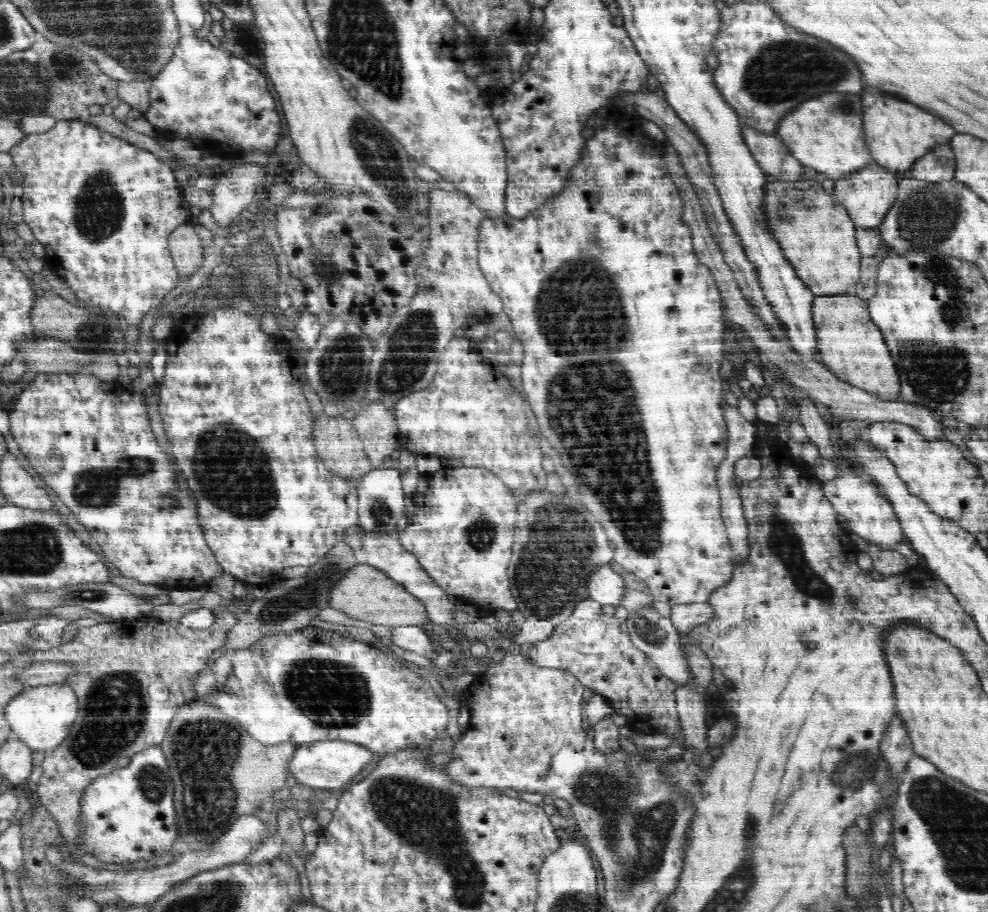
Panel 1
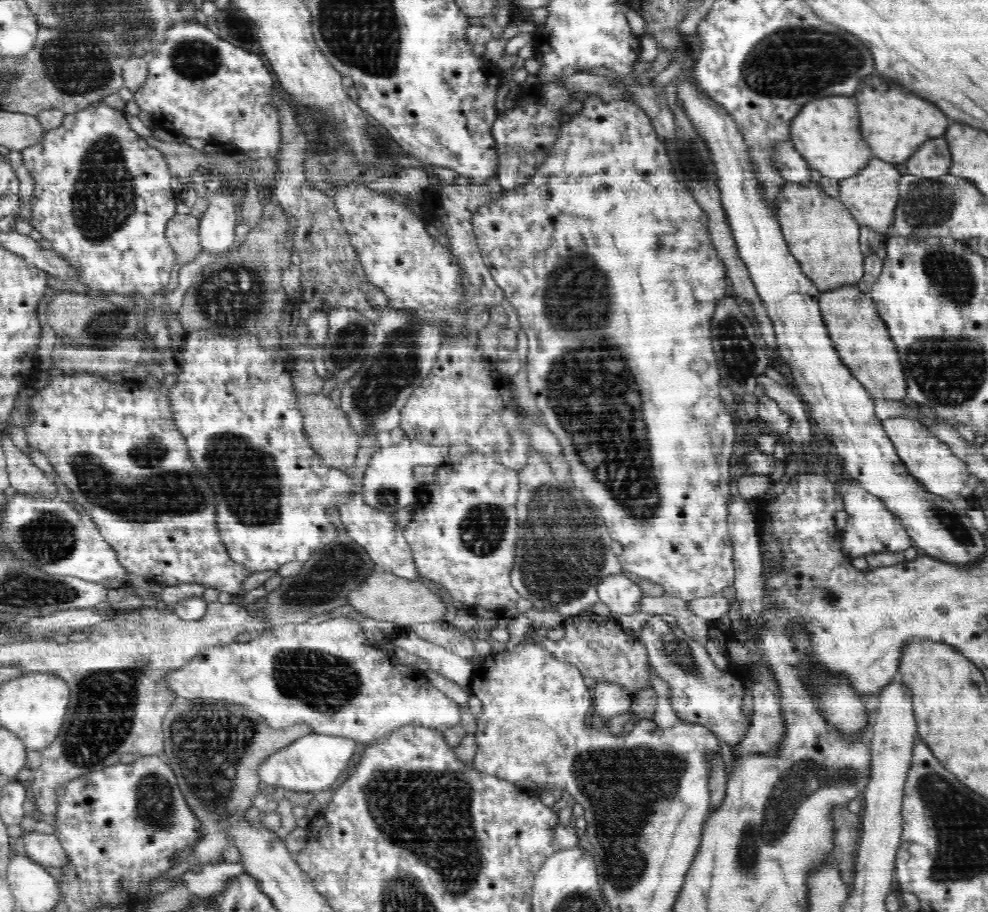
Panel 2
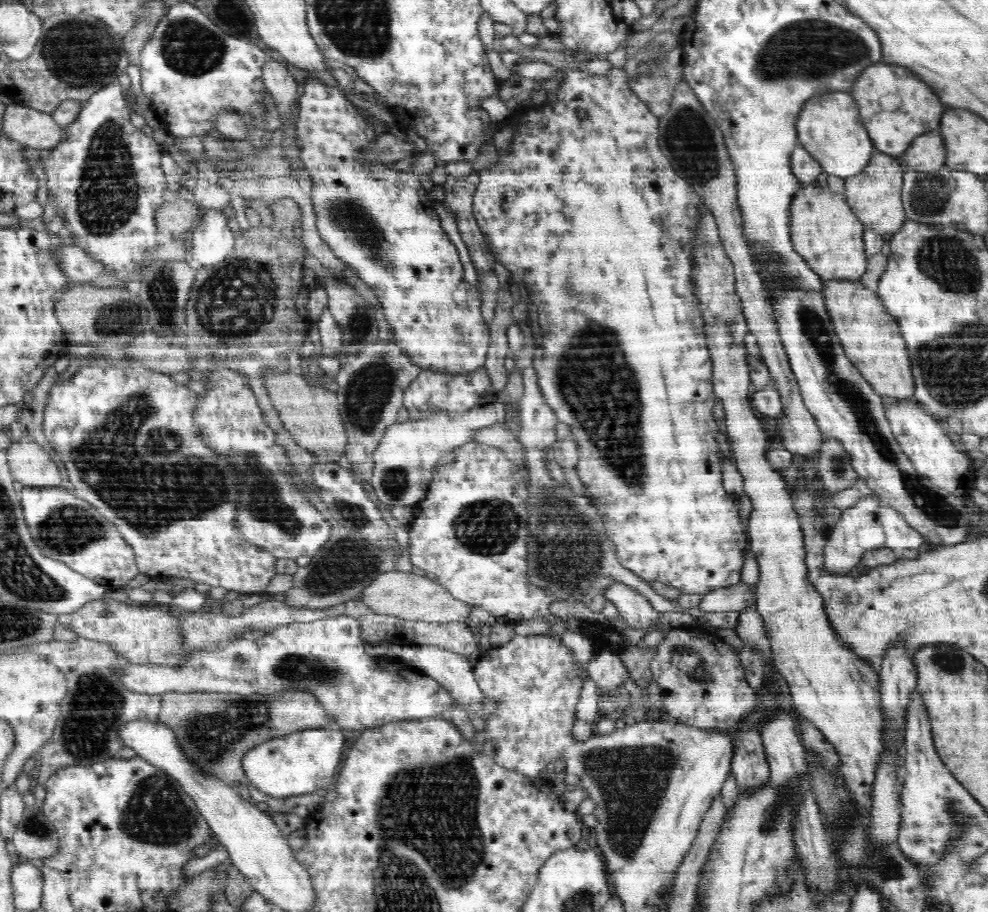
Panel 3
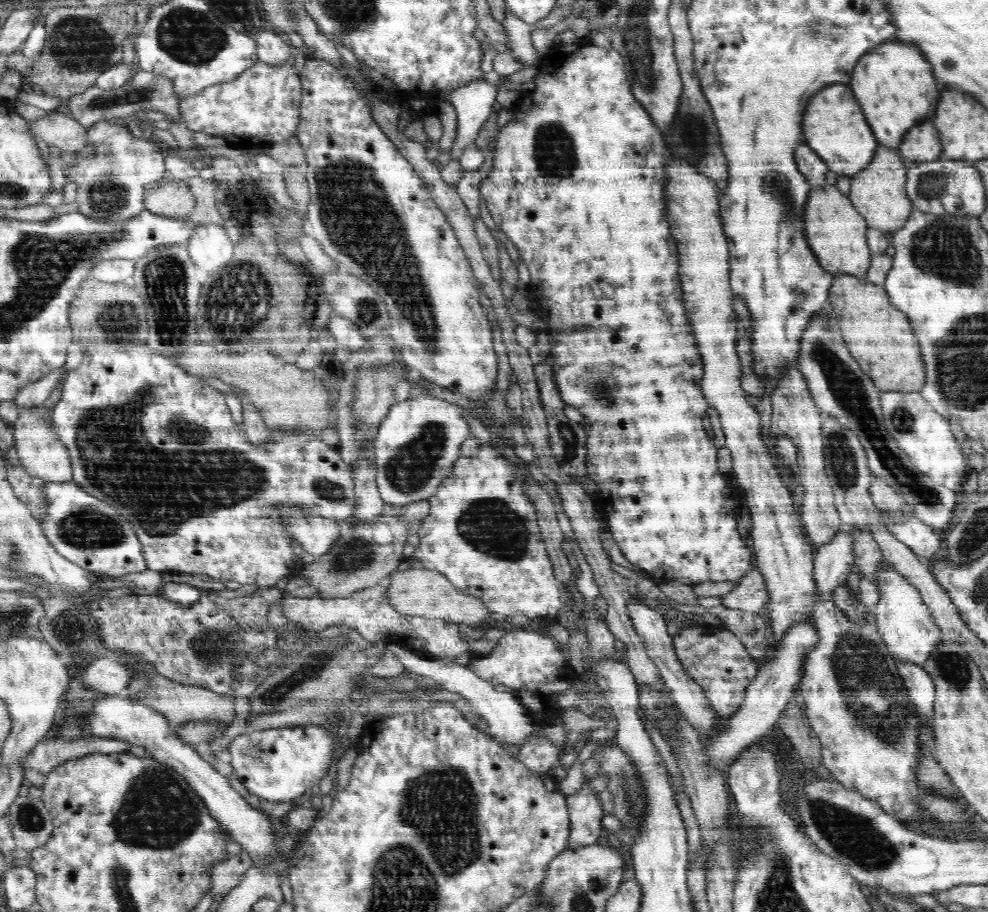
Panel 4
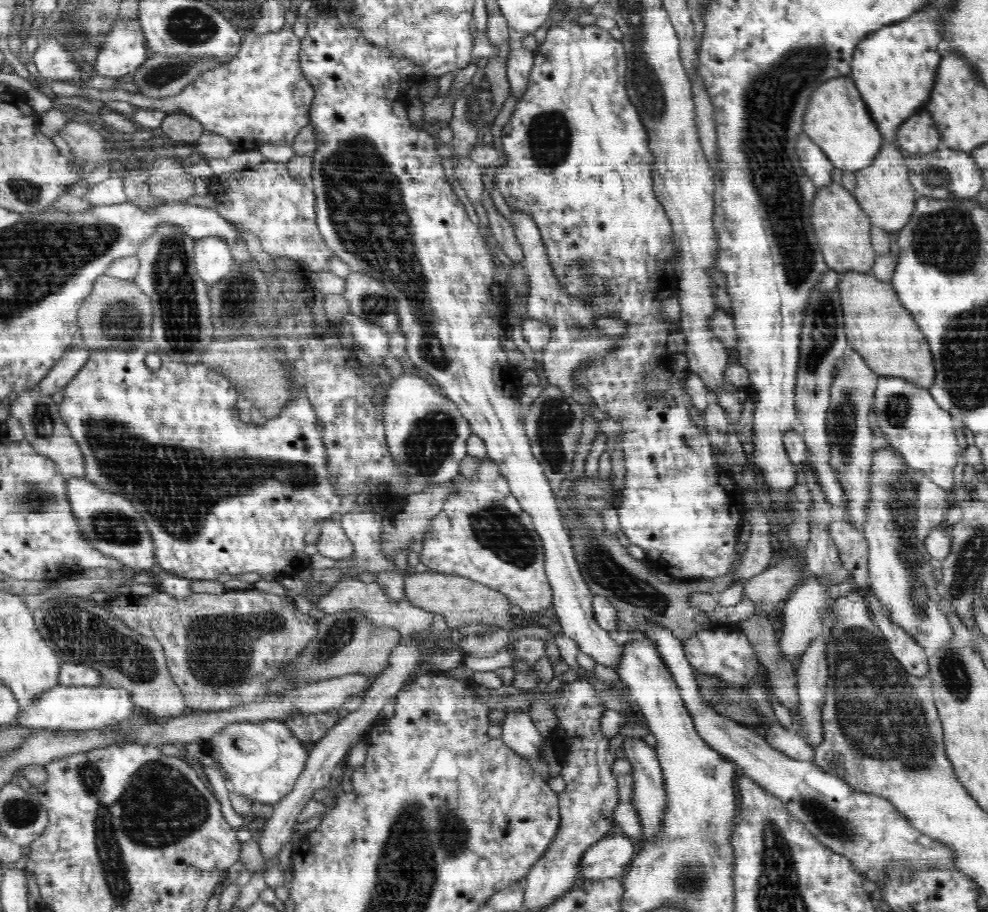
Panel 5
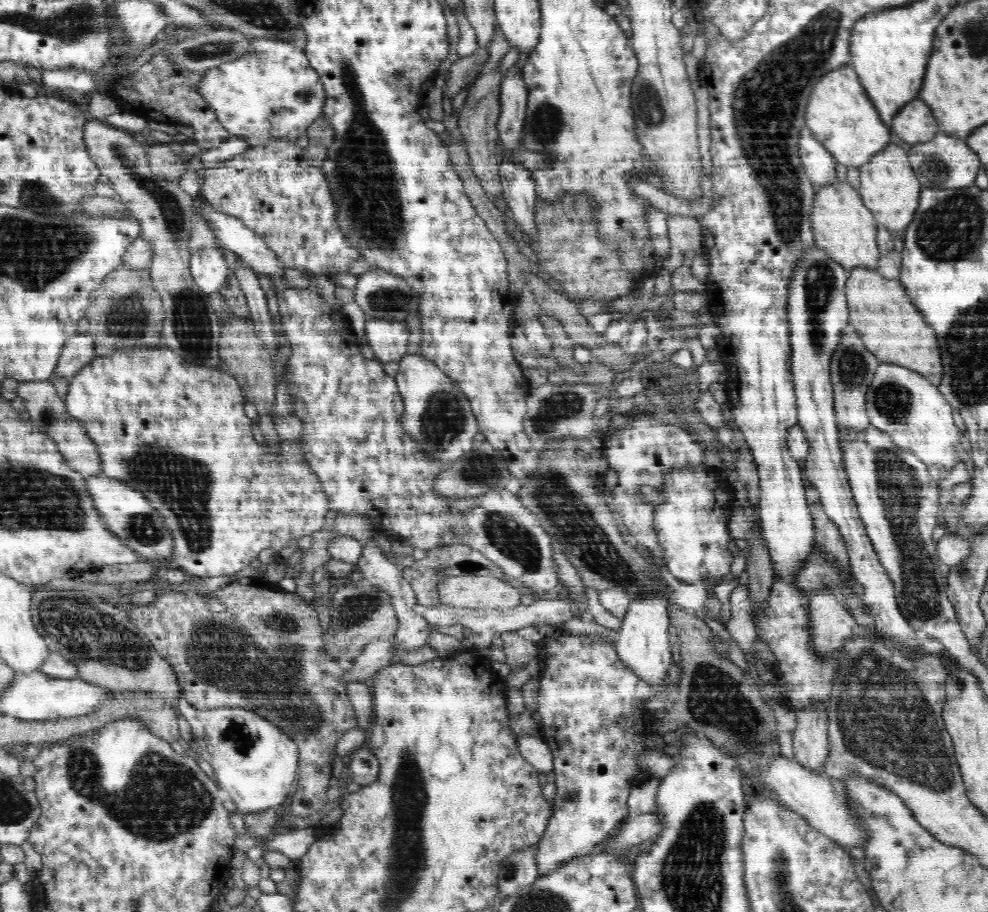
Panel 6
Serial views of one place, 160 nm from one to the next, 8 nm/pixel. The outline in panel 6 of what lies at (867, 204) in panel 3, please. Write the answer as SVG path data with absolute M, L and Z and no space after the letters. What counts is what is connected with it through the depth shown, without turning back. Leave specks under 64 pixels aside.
M895 140L859 167L860 187L857 191L864 206L872 212L879 225L891 232L905 230L912 222L923 189L909 163L907 150L905 145Z

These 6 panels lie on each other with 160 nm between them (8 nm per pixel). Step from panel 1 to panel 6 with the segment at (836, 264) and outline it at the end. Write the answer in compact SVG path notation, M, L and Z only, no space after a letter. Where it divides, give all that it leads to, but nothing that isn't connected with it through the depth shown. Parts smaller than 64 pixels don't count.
M836 182L819 187L814 194L812 212L810 216L812 232L814 233L815 244L823 248L832 260L850 271L856 267L876 269L881 252L877 245L876 235L879 227L875 216L864 206L860 193L847 182Z

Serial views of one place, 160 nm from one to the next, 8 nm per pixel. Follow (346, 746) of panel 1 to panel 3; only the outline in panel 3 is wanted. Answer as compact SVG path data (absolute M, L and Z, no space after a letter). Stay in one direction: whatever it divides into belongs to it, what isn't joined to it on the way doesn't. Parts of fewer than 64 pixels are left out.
M335 727L298 730L248 750L242 759L242 768L249 782L269 797L296 796L319 788L328 790L332 787L332 776L340 764L340 754L347 741L344 736L350 738Z

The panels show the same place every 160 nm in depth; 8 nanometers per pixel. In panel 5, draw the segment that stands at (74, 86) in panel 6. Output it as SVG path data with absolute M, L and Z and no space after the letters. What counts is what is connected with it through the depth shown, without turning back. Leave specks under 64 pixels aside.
M44 40L44 44L36 48L33 60L40 76L50 81L66 82L73 79L74 83L79 84L87 77L84 68L77 66L70 53L66 53L57 40Z

